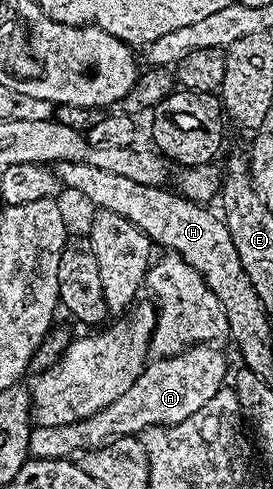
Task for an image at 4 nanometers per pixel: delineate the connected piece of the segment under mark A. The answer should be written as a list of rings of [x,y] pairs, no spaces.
[[[201,343],[187,347],[186,350],[174,356],[160,357],[158,360],[150,361],[133,386],[125,394],[121,394],[115,402],[105,406],[104,410],[99,410],[90,415],[89,418],[70,423],[67,426],[34,427],[30,434],[29,454],[36,459],[70,459],[73,455],[99,448],[116,436],[138,435],[149,427],[171,427],[180,424],[190,415],[201,410],[201,407],[205,406],[206,402],[209,402],[209,399],[213,398],[213,395],[224,387],[225,376],[227,374],[228,377],[229,368],[227,372],[227,360],[219,348],[211,344]]]

